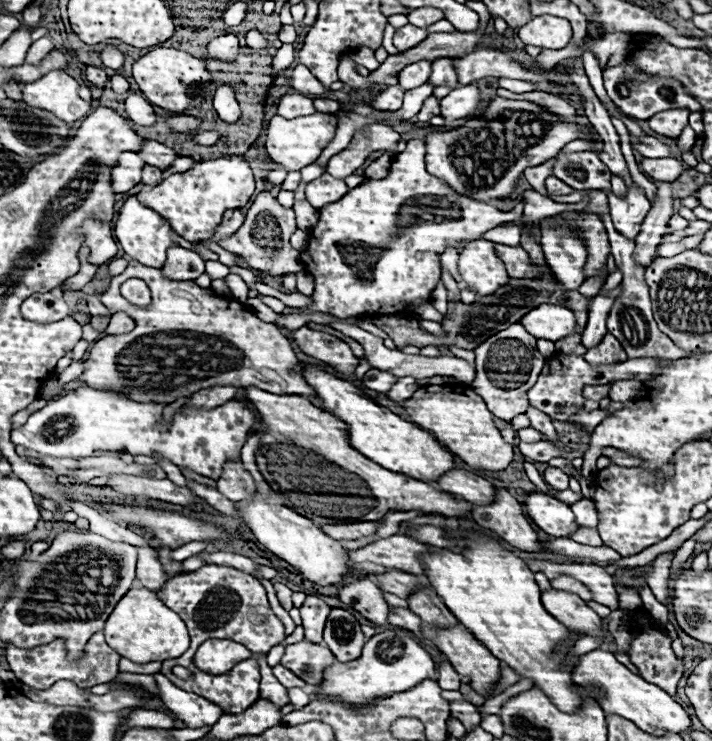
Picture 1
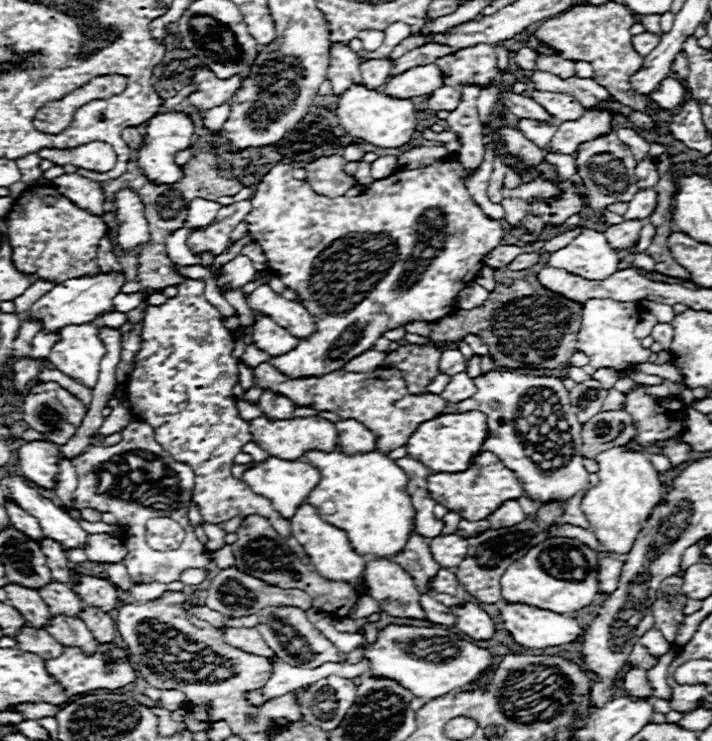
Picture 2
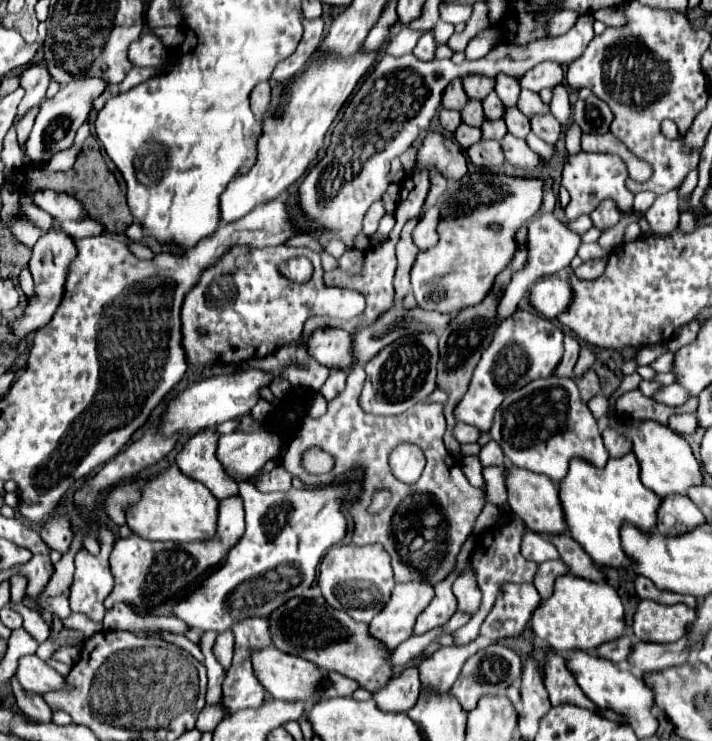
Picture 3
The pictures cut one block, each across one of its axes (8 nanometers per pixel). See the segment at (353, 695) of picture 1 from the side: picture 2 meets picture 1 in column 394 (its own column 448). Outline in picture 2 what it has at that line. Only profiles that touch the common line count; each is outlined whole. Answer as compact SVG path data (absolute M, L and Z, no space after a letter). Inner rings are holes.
M388 624L378 630L374 644L362 640L364 658L370 660L370 674L382 678L394 678L398 684L406 686L416 698L438 698L452 690L460 690L474 682L486 668L490 668L492 654L472 642L462 640L458 634L440 628L416 628Z

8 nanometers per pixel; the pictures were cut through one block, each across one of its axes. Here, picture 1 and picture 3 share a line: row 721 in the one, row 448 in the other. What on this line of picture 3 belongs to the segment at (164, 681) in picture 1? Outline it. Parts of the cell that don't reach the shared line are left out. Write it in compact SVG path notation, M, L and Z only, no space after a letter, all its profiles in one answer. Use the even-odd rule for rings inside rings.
M208 426L204 430L196 432L192 438L188 436L184 440L184 444L182 444L182 450L176 454L176 464L182 470L182 474L202 482L218 500L224 500L228 496L236 496L238 494L238 484L234 482L234 478L230 478L226 474L222 462L216 456L216 448L218 448L218 440L220 440L220 432L216 428L218 426Z

